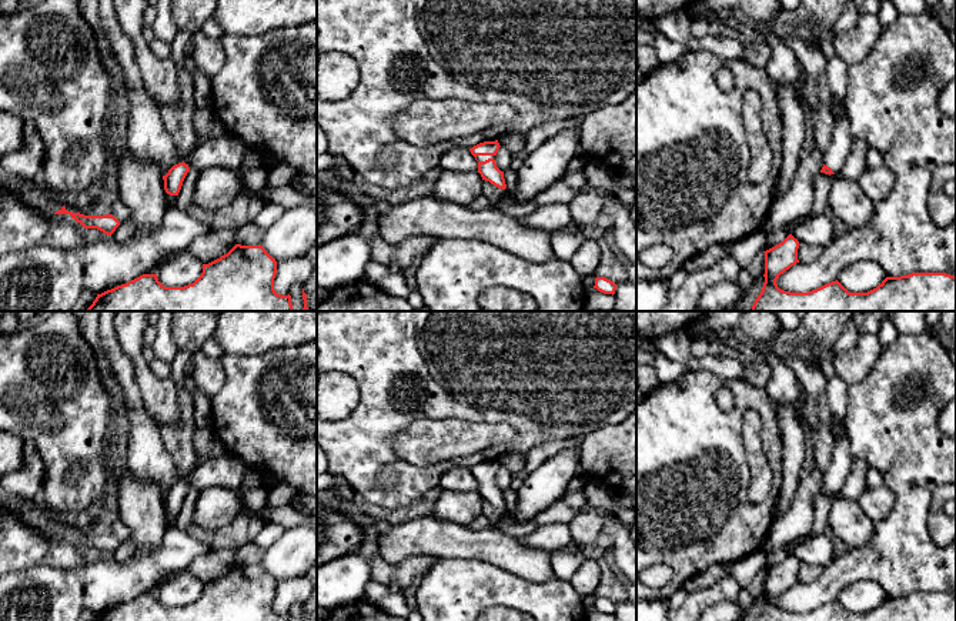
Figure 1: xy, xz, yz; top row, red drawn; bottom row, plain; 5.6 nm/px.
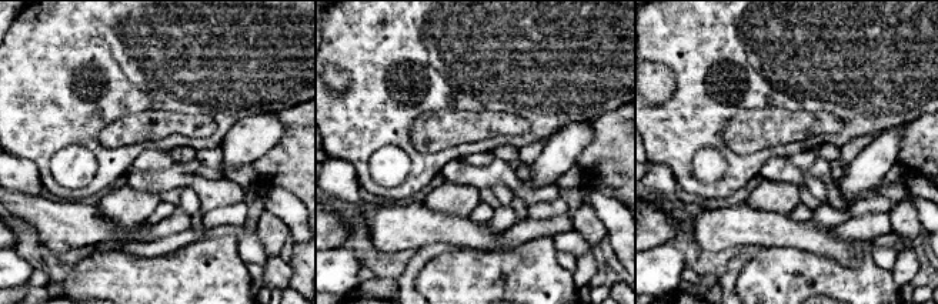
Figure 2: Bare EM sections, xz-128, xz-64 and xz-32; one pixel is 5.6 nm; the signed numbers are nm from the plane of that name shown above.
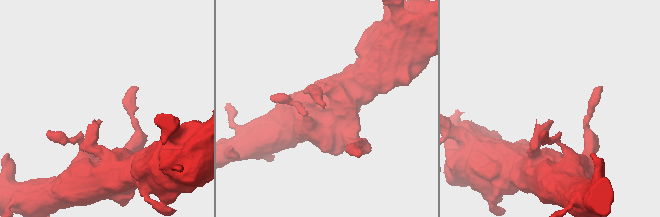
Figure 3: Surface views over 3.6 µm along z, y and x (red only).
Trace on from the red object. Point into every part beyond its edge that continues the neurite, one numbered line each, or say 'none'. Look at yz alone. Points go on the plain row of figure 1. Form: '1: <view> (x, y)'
1: yz (836, 391)

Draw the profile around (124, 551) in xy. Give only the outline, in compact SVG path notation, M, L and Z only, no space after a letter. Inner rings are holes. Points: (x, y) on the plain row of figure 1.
M130 535L126 541L120 542L120 545L111 554L111 557L118 562L127 562L133 558L134 550L134 540Z

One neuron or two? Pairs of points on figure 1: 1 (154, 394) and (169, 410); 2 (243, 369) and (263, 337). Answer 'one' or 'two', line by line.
1: one
2: two

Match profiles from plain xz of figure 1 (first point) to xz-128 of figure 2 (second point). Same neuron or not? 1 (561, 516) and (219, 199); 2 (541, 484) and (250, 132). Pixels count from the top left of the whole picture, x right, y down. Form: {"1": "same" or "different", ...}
{"1": "different", "2": "same"}

